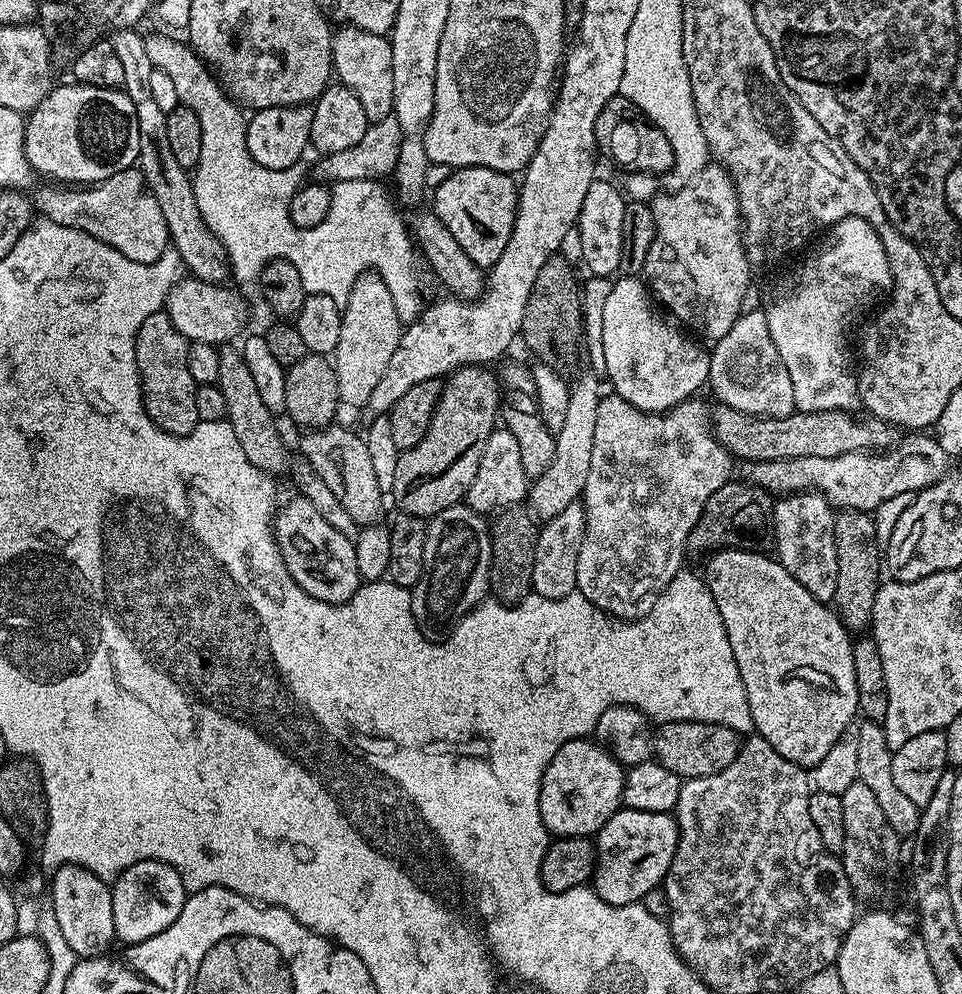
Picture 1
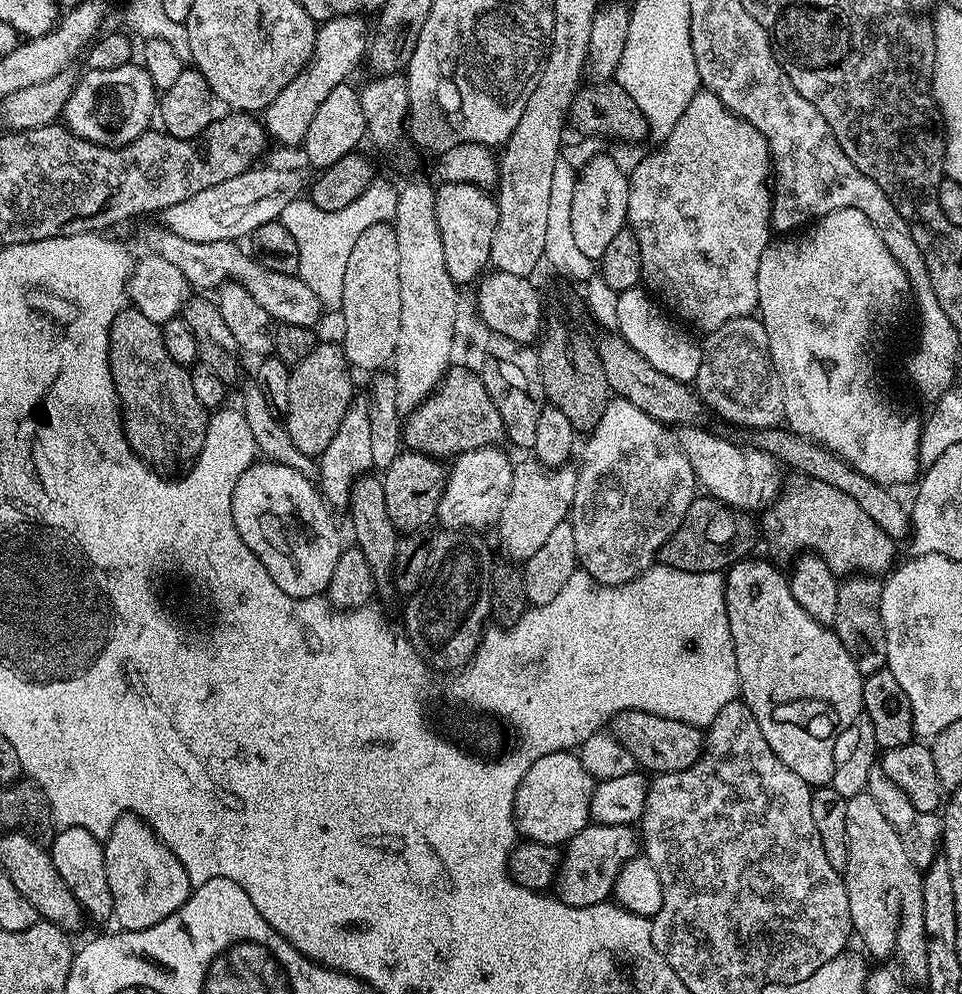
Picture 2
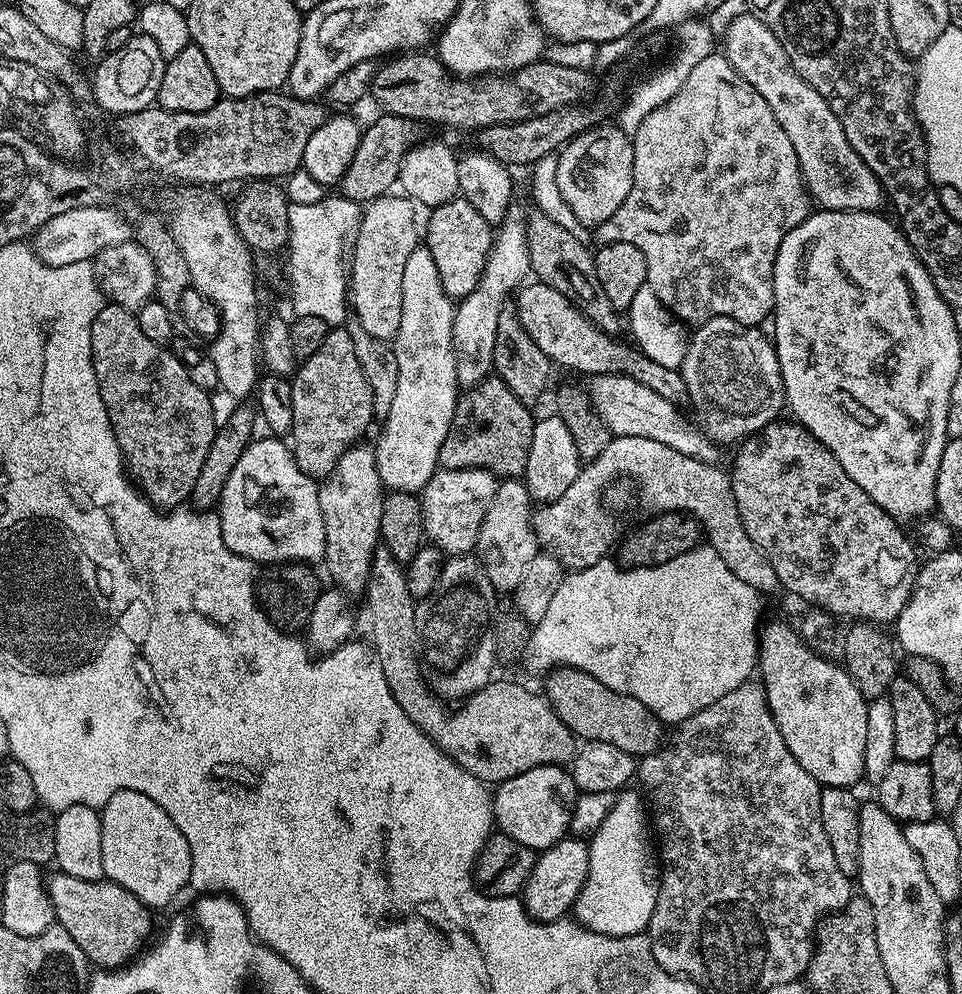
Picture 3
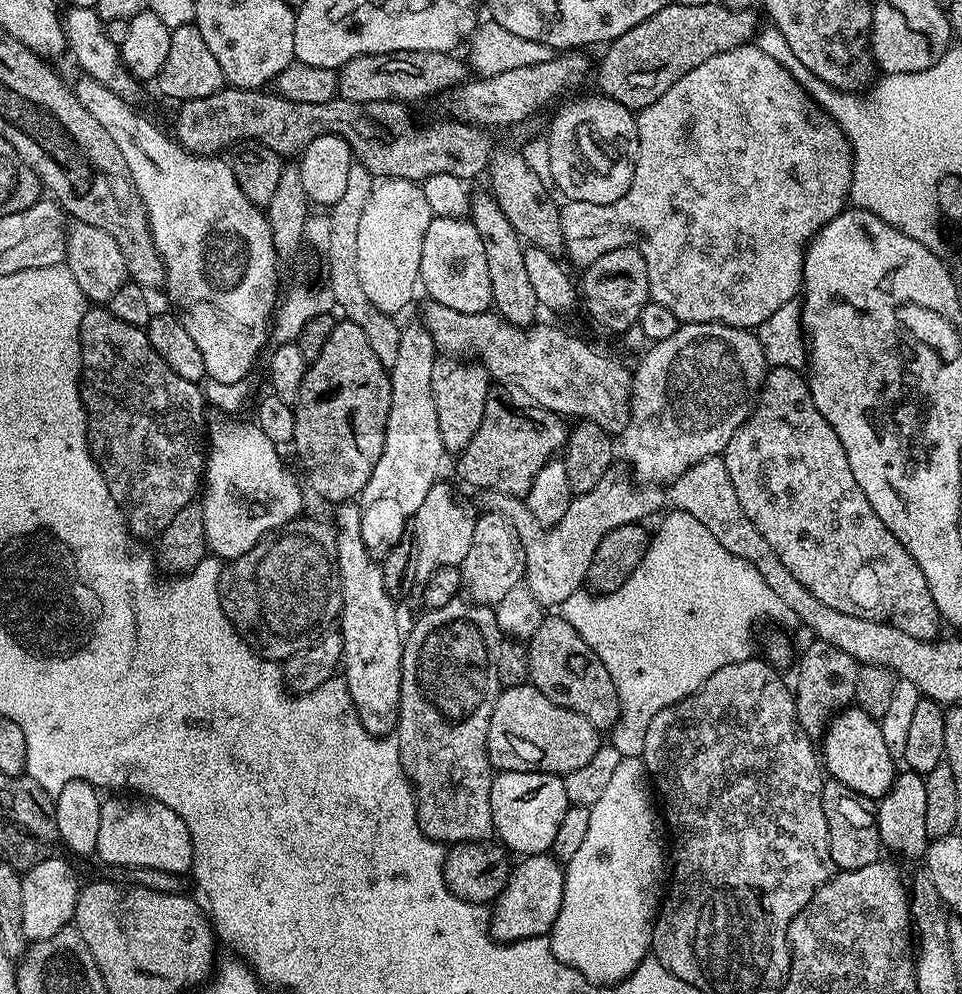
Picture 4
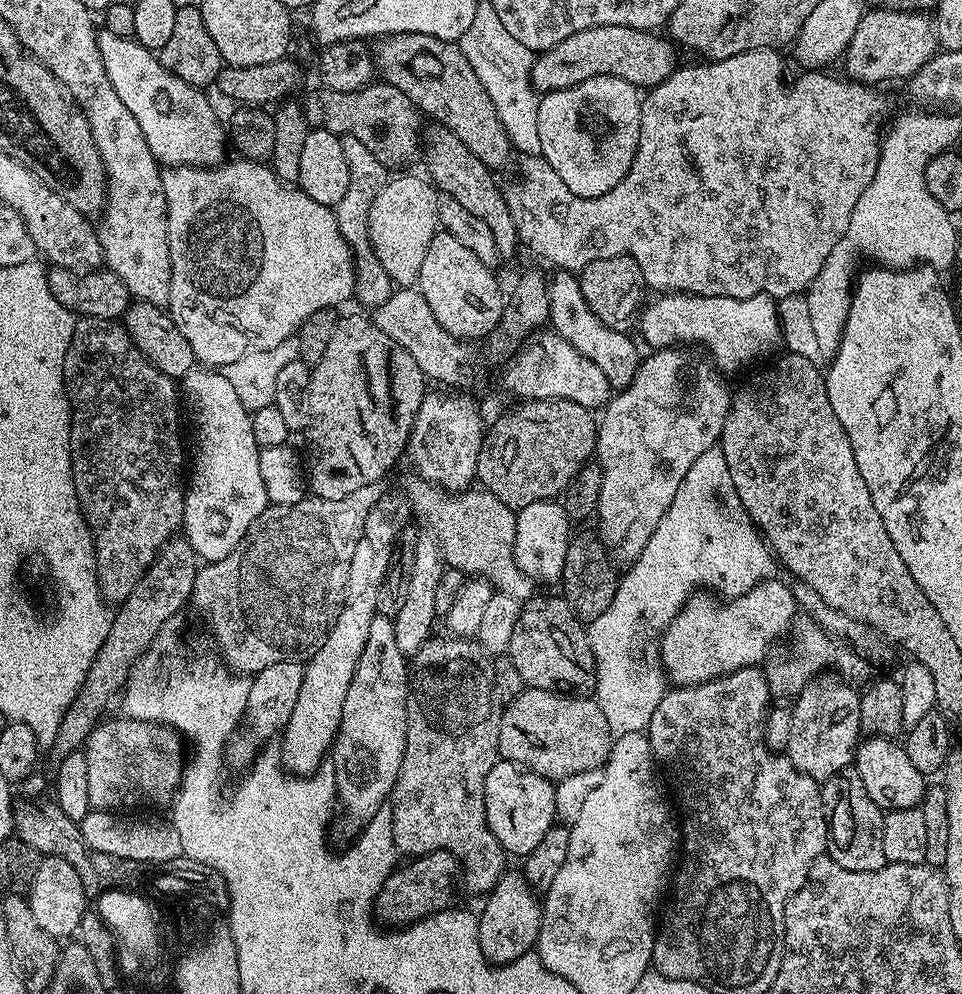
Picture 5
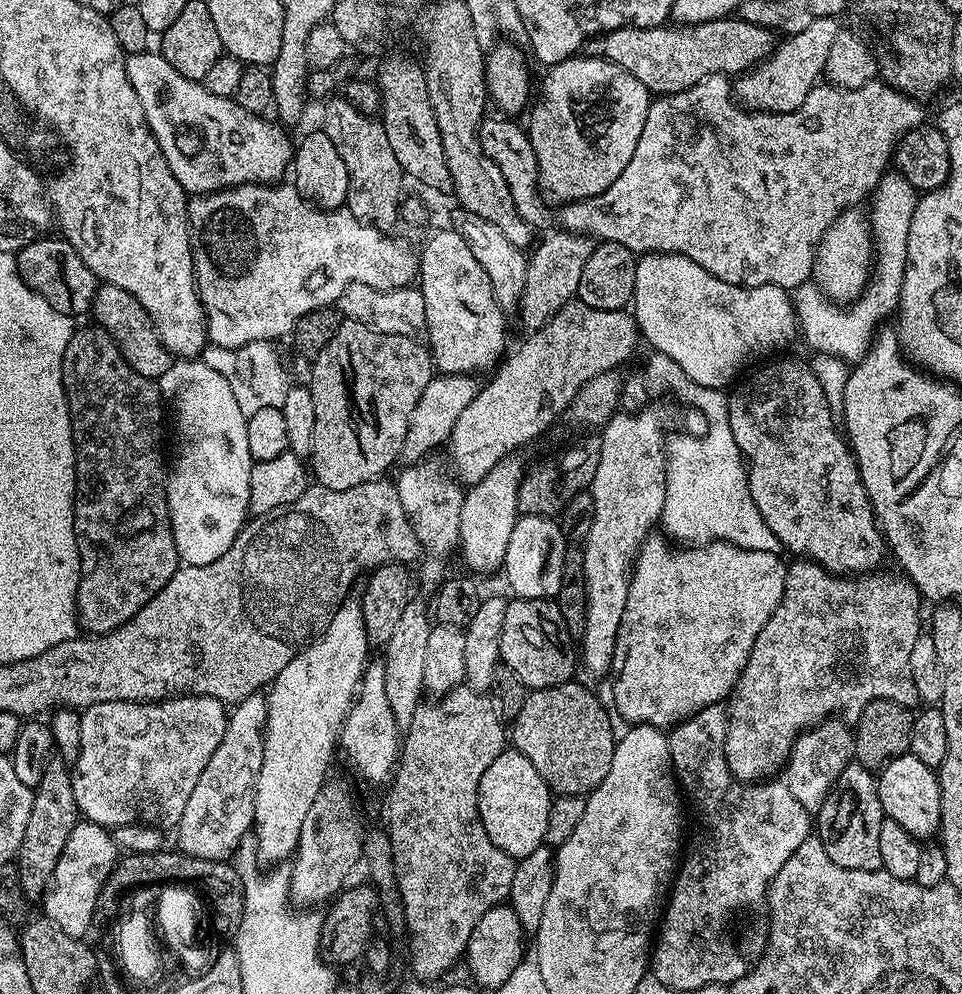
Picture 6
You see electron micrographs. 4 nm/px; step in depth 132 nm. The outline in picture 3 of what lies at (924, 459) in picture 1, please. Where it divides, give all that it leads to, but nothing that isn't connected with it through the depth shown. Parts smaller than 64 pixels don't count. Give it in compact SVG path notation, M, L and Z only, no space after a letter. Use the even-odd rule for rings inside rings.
M593 376L587 381L586 391L592 399L592 405L598 410L598 418L606 422L613 436L633 436L634 438L654 438L662 446L678 450L695 460L705 460L716 464L717 445L709 440L703 431L697 430L678 412L677 405L671 404L662 394L654 394L650 386L642 386L629 376Z

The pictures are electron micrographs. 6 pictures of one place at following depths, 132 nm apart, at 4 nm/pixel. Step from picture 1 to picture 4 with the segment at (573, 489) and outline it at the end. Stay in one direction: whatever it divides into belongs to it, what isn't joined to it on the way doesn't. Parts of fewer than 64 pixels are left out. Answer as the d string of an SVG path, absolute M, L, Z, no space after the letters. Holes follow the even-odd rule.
M495 510L476 516L474 542L466 550L464 563L459 565L462 588L475 603L495 606L514 586L522 583L526 576L526 546L518 538L514 526Z

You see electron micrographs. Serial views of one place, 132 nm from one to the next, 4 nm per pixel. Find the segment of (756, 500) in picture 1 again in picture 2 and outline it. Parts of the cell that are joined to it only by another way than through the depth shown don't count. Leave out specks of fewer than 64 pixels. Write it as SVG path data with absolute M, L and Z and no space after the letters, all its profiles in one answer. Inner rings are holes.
M700 494L693 500L690 510L686 510L682 526L678 526L678 530L674 530L672 537L661 546L658 560L674 570L723 573L736 563L738 557L744 558L751 553L748 551L755 546L759 536L762 536L762 532L755 515L735 512L721 500Z

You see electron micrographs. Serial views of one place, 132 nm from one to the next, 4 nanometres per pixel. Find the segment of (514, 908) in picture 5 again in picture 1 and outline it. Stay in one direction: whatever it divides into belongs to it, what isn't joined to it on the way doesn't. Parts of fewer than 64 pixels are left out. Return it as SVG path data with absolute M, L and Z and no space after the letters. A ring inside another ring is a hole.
M621 807L619 812L602 826L594 837L596 845L596 869L590 881L592 891L602 898L610 906L626 906L627 904L639 904L650 890L661 887L670 870L670 862L674 862L674 854L678 846L680 831L676 825L676 818L672 812L647 812L646 810L634 810Z

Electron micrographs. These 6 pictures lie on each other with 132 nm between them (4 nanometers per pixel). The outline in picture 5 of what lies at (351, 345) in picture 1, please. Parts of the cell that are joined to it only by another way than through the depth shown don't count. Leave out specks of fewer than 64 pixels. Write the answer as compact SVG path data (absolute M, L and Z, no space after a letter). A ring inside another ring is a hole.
M396 174L389 179L384 185L384 189L378 194L378 198L374 198L374 206L370 208L370 238L372 239L372 248L376 251L378 262L382 266L382 270L386 270L389 280L396 286L412 286L420 279L420 271L422 270L422 261L426 258L426 250L430 250L430 242L436 236L440 228L440 219L438 218L438 206L440 205L441 193L423 175L420 176L400 176L404 174Z

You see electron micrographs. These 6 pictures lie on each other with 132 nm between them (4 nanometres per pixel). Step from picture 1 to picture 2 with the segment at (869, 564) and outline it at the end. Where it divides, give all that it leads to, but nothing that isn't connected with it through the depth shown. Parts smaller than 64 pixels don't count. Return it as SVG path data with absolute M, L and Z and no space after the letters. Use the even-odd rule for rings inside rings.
M853 574L840 580L838 614L834 631L842 646L846 646L854 666L858 666L862 674L876 672L879 668L885 667L888 662L886 630L880 613L880 595L883 589L883 583L874 576Z

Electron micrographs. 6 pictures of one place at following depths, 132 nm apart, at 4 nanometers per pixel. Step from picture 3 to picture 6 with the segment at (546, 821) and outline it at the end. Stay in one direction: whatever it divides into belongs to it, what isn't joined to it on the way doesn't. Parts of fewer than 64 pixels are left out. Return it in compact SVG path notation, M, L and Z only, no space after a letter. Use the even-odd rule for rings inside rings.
M505 750L486 766L482 782L478 782L478 810L490 842L498 846L507 856L519 858L534 854L544 844L546 818L550 818L550 806L554 793L548 783L534 770L534 762L526 754Z

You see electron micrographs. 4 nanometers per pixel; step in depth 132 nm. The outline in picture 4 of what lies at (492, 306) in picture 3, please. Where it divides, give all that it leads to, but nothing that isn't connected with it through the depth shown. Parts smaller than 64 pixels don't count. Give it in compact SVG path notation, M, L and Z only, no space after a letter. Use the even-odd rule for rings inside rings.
M437 358L434 362L430 370L430 390L434 394L434 410L438 410L438 430L442 434L445 453L459 454L470 442L470 438L474 438L474 430L478 430L482 422L482 410L486 410L490 395L488 384L488 372L478 362L465 362L460 358Z

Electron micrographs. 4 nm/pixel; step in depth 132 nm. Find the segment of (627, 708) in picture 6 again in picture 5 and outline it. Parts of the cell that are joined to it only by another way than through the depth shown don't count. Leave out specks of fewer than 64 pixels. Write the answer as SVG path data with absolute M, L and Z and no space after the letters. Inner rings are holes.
M775 578L764 580L746 594L733 596L727 602L721 602L712 594L693 594L676 619L663 629L658 659L665 677L673 685L710 682L734 670L759 665L769 655L768 647L791 629L797 616L798 605L791 587Z

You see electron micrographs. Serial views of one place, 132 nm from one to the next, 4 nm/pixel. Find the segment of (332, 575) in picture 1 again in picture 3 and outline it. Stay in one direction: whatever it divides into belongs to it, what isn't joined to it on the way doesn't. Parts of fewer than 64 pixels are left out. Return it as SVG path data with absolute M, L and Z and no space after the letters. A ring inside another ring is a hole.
M253 439L242 458L238 458L234 470L230 470L230 478L226 478L218 505L222 538L234 554L257 566L283 566L293 562L312 566L315 560L323 561L326 550L317 481L300 469L291 447L283 439L267 439Z

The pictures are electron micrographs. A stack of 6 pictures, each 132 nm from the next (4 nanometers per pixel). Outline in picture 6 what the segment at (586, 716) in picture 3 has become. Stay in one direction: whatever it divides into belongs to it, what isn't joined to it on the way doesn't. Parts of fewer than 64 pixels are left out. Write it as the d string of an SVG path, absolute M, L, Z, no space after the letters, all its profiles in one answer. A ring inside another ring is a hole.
M512 598L506 606L506 618L502 618L502 638L500 639L500 659L503 667L514 670L525 689L535 690L569 683L578 672L578 648L574 637L569 634L566 622L562 622L562 610L551 599L522 600Z

